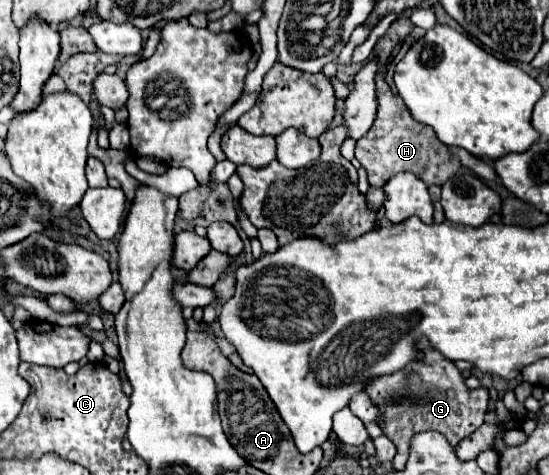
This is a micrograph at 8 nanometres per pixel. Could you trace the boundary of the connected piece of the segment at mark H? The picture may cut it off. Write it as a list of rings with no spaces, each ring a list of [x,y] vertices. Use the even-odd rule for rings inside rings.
[[[394,22],[392,30],[386,32],[378,44],[376,44],[376,56],[380,56],[380,70],[376,76],[376,96],[378,96],[378,114],[364,138],[356,142],[356,158],[360,164],[368,170],[370,186],[382,186],[392,176],[400,172],[412,172],[416,174],[426,186],[432,184],[444,184],[450,176],[454,176],[460,170],[460,162],[456,156],[448,152],[440,140],[436,140],[436,132],[432,128],[420,124],[418,120],[412,120],[412,114],[408,114],[408,108],[400,98],[392,94],[388,84],[384,82],[384,62],[390,56],[390,52],[396,48],[400,40],[404,40],[412,30],[412,22]]]

